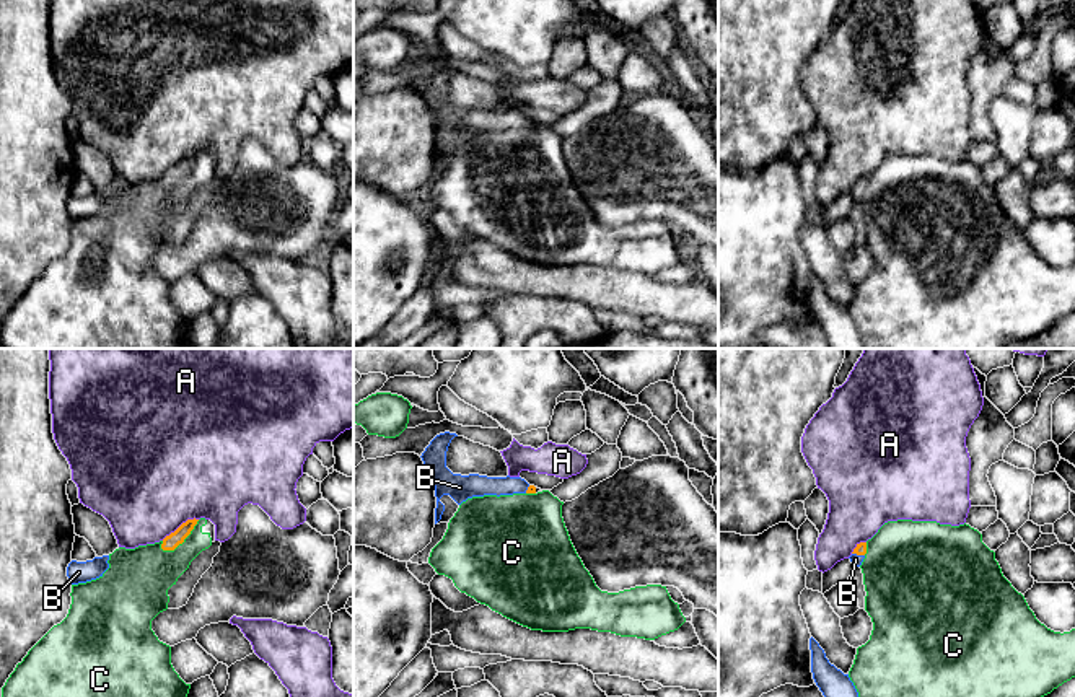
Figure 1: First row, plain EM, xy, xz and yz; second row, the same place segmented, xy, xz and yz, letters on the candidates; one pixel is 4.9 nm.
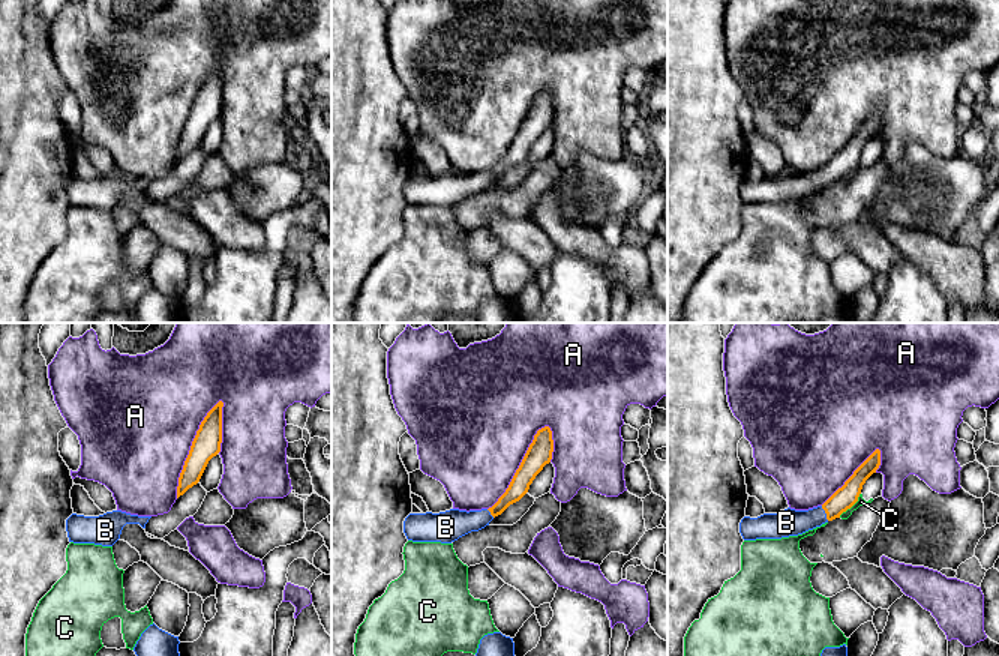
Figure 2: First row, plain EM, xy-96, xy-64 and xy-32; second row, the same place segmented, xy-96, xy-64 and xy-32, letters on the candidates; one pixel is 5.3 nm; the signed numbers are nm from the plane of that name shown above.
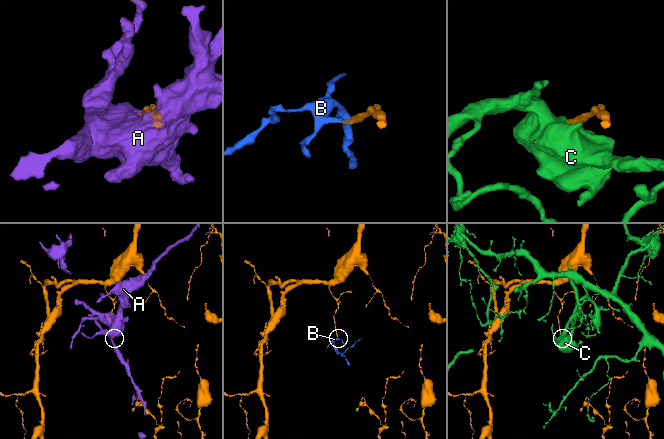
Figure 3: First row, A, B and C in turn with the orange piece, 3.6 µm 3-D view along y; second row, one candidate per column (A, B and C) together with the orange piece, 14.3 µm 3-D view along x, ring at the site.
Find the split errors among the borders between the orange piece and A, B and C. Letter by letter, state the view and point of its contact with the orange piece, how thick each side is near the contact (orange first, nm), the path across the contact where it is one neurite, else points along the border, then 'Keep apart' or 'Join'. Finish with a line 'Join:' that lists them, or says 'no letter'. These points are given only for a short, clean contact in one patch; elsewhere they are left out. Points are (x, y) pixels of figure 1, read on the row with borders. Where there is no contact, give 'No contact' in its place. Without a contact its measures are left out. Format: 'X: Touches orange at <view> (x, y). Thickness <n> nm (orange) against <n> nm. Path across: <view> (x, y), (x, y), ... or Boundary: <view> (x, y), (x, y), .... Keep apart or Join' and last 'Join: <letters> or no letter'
A: Touches orange at xy (181, 525). Thickness 80 nm (orange) against 500 nm. Keep apart
B: Touches orange at yz (859, 554). Thickness 60 nm (orange) against 50 nm. Path across: yz (860, 549), (859, 554), (855, 559). Join
C: Touches orange at xy (181, 543). Thickness 80 nm (orange) against 280 nm. Keep apart
Join: B

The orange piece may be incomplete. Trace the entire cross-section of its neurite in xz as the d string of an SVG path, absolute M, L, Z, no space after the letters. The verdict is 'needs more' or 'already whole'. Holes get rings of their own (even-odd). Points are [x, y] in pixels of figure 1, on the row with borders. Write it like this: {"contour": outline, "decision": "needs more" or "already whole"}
{"contour": "M440 433L422 453L422 461L427 466L437 497L435 524L441 519L445 505L440 502L443 495L450 495L458 505L472 497L484 495L513 495L513 493L536 493L536 487L529 485L521 477L487 477L479 474L453 474L446 467L446 451L456 433Z", "decision": "needs more"}

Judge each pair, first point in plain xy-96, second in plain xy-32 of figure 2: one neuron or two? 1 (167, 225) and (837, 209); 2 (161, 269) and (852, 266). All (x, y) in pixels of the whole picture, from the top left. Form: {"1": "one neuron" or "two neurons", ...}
{"1": "two neurons", "2": "one neuron"}

